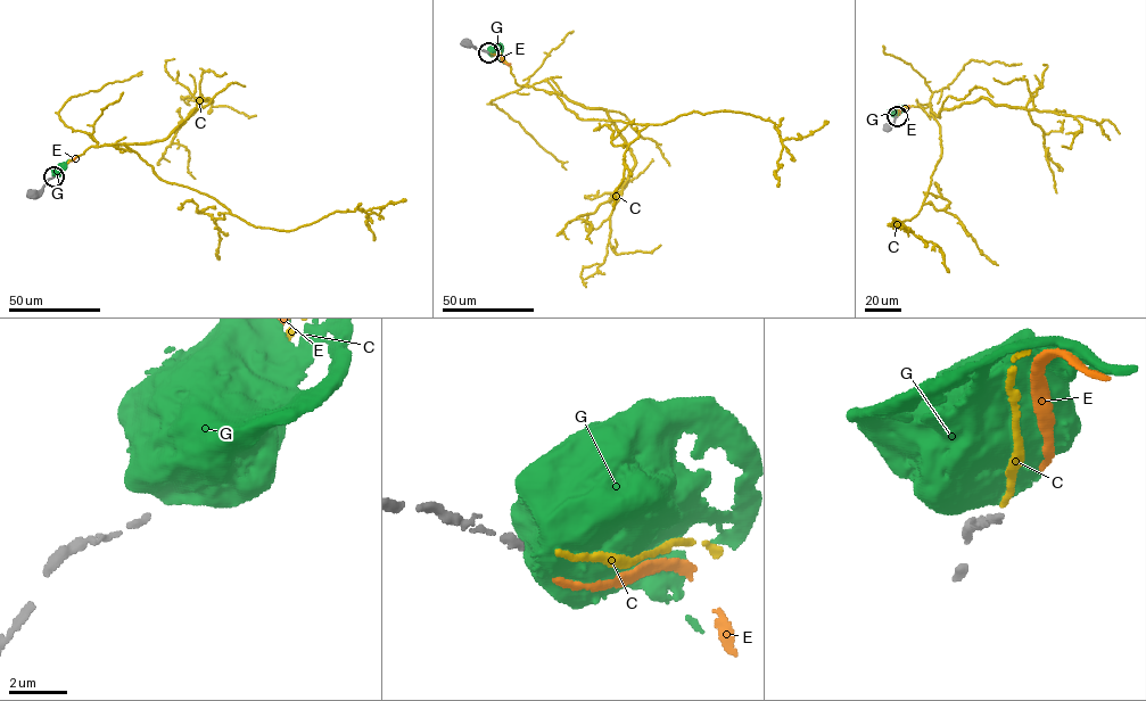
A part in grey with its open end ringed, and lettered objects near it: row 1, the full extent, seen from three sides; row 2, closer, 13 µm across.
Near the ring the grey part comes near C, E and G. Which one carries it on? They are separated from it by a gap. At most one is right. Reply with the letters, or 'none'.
none

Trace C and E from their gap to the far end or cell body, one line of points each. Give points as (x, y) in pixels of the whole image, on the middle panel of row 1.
C: (489, 52), (519, 85), (557, 95), (583, 120), (656, 125), (731, 110), (771, 121), (783, 146), (777, 187)
E: (489, 55), (496, 54), (510, 64)

